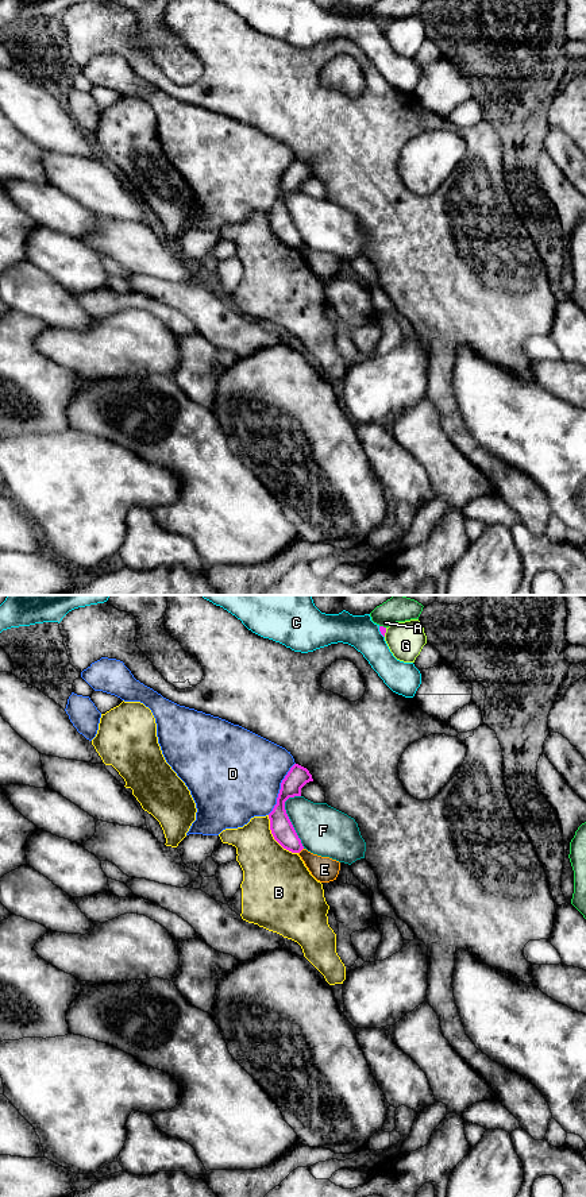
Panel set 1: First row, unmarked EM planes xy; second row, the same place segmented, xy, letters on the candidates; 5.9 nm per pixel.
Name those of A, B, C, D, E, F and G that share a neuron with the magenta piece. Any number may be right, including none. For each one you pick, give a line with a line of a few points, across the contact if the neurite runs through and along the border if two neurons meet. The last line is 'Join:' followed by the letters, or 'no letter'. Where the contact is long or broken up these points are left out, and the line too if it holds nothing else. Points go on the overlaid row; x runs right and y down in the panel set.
Join: no letter

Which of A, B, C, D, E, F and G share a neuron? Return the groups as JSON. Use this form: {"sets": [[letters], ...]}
{"sets": [["A"], ["B"], ["C"], ["D"], ["E"], ["F"], ["G"]]}

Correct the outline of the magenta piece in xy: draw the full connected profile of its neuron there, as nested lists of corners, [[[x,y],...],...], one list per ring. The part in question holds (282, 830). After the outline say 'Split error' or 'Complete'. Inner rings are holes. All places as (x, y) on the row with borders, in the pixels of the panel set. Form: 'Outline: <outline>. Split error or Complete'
Outline: [[[294,764],[282,780],[277,804],[269,814],[270,830],[274,839],[292,853],[300,853],[304,846],[286,814],[285,802],[289,798],[301,796],[301,788],[309,781],[313,781],[309,771]]]. Complete

